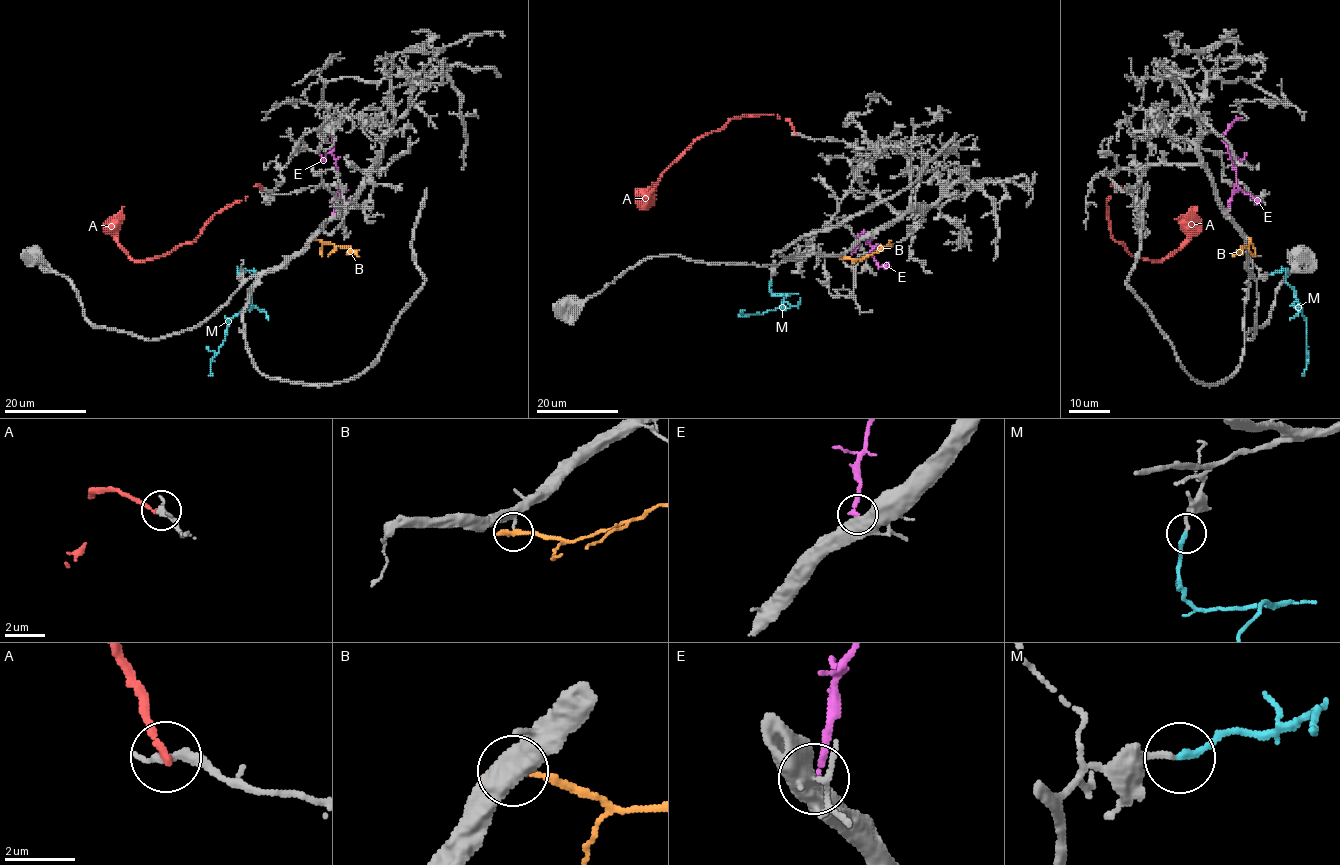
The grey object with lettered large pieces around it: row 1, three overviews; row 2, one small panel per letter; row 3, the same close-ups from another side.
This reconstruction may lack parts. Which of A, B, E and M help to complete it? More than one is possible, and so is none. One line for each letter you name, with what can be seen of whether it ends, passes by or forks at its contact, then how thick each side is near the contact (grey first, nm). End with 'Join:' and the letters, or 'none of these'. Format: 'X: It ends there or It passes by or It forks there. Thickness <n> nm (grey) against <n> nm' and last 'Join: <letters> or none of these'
M: It ends there. Thickness 180 nm (grey) against 220 nm
Join: M

